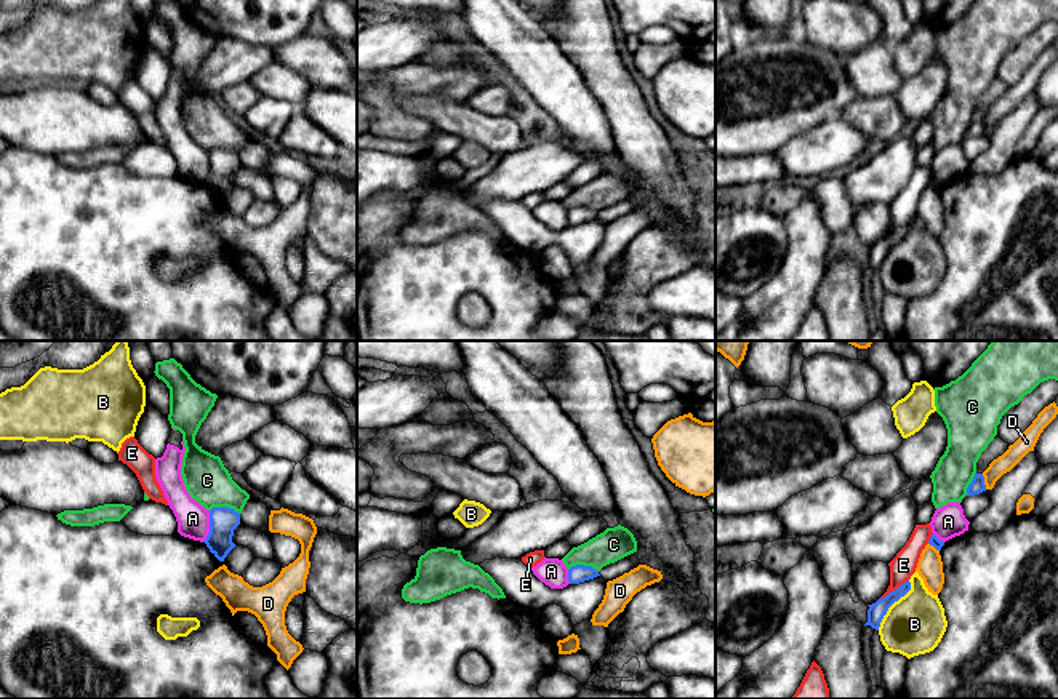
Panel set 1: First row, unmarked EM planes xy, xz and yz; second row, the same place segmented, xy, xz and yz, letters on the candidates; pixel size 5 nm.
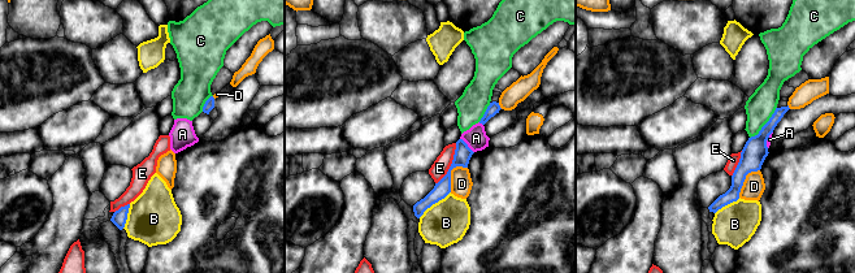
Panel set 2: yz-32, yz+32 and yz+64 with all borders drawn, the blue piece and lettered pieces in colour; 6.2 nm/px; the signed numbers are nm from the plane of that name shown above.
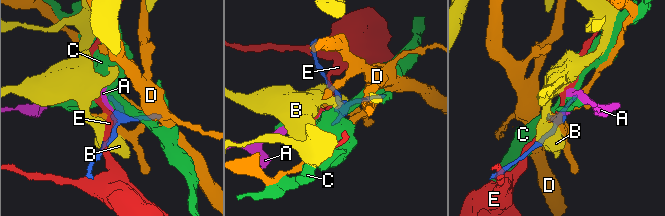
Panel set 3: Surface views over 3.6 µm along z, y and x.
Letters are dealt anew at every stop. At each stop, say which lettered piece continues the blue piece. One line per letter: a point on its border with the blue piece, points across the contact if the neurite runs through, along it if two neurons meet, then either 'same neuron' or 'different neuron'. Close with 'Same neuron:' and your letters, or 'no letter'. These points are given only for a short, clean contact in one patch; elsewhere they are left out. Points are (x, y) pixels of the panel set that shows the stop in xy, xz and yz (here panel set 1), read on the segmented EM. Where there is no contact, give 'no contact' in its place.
A: xy (210, 527) | along xy (210, 511), (210, 531), (202, 541) | different neuron
B: yz (892, 603) | along yz (909, 581), (909, 589), (889, 608), (877, 629) | different neuron
C: xy (224, 507) | different neuron
D: yz (983, 482) | different neuron
E: yz (893, 591) | different neuron
Same neuron: no letter

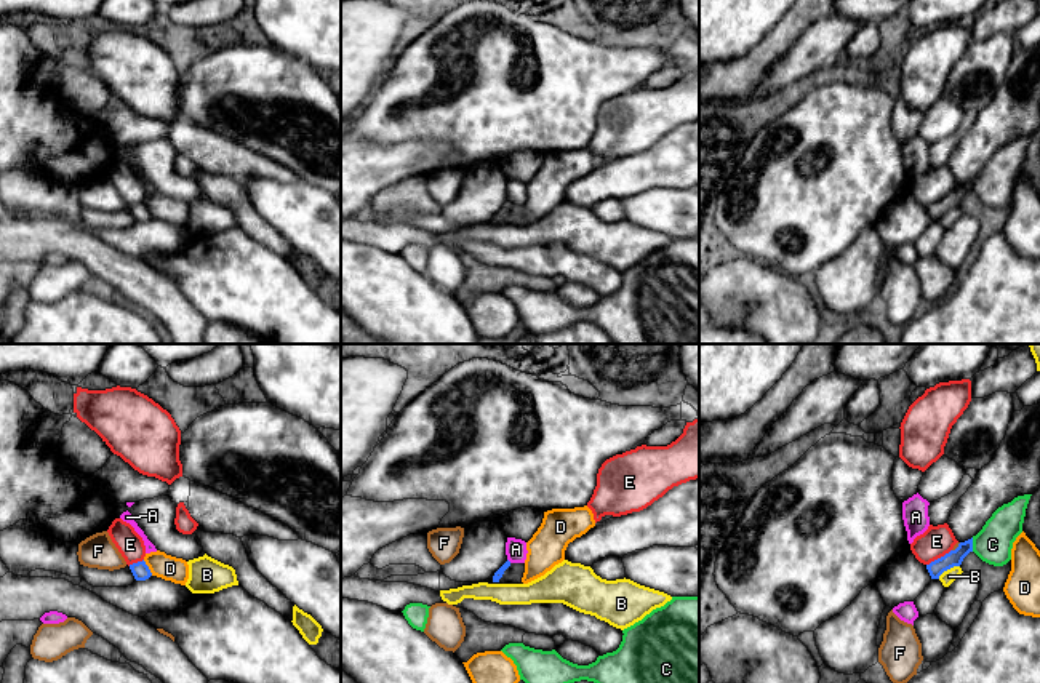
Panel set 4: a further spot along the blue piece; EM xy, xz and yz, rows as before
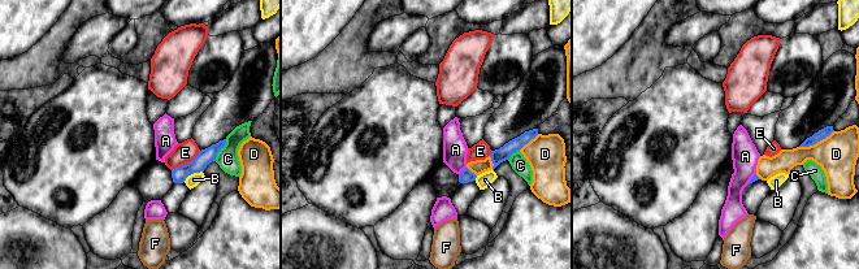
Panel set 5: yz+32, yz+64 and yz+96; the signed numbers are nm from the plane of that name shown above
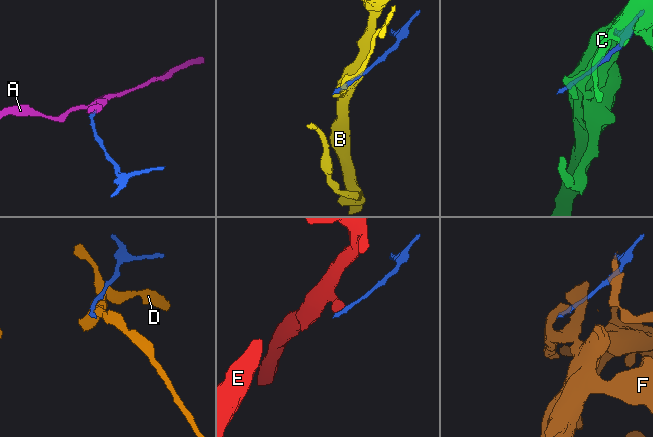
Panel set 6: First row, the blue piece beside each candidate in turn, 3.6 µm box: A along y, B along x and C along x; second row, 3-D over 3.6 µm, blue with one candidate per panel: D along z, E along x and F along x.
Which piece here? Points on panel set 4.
A: no contact | different neuron
B: yz (948, 568) | along yz (959, 565), (946, 570), (938, 578) | different neuron
C: yz (972, 544) | different neuron
D: xy (148, 568) | different neuron
E: yz (938, 559) | along yz (951, 549), (927, 565) | different neuron
F: yz (957, 547) | along yz (960, 543), (952, 551) | different neuron
Same neuron: no letter

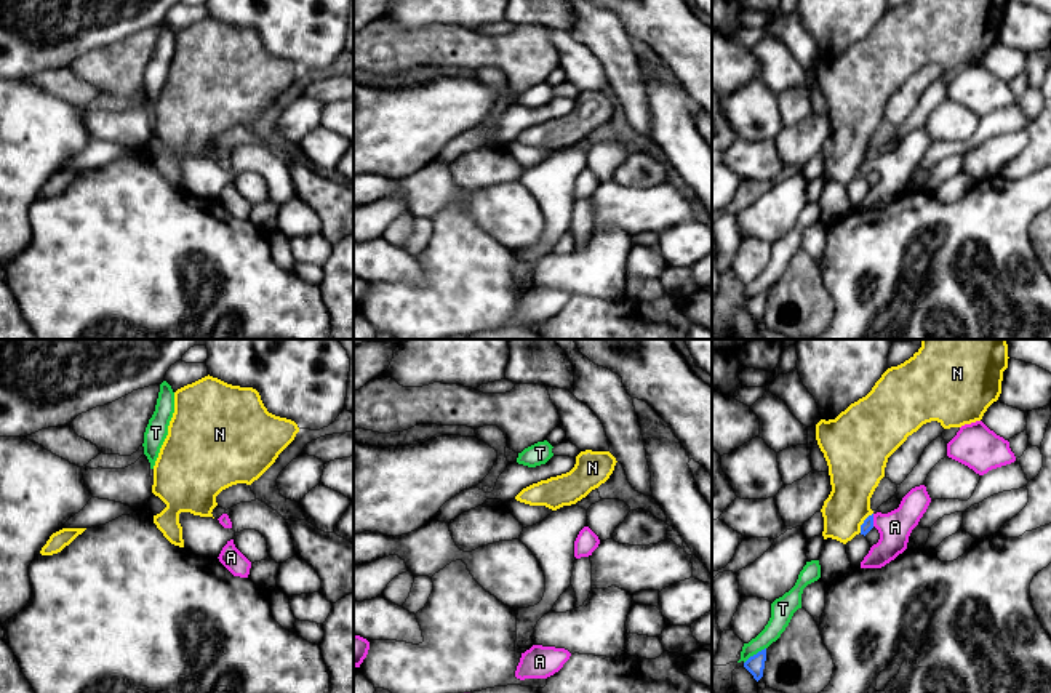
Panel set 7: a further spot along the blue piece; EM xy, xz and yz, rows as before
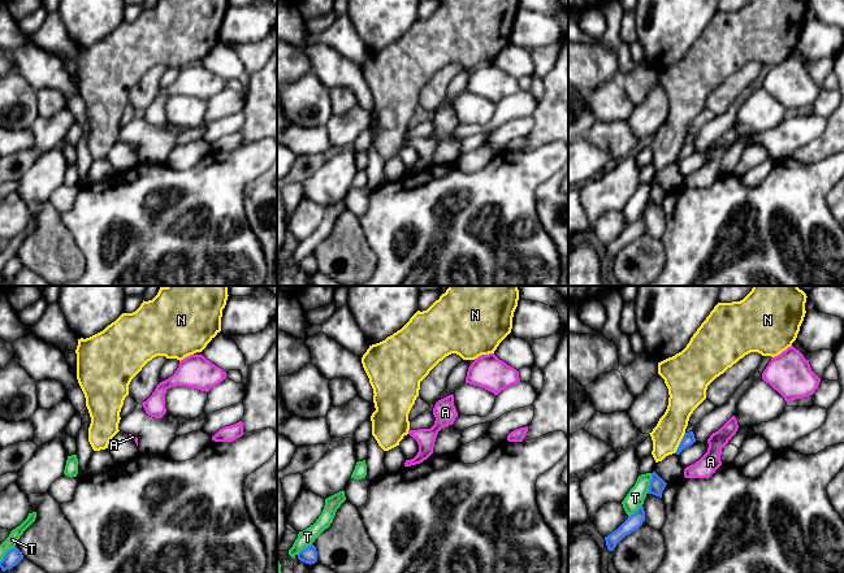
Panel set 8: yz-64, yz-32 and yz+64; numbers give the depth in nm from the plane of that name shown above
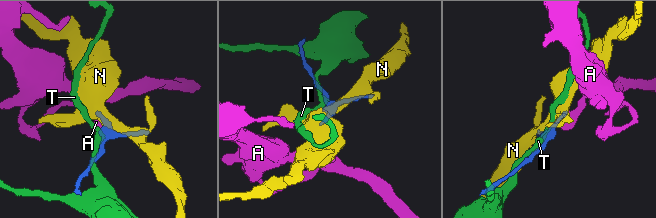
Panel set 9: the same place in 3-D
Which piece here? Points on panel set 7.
A: yz (872, 520) | across yz (867, 525), (872, 520), (895, 527) | same neuron
N: yz (864, 522) | different neuron
T: yz (754, 655) | different neuron
Same neuron: A

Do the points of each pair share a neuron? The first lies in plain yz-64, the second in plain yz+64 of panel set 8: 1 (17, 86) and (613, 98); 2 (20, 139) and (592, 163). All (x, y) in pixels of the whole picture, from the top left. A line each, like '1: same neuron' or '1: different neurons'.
1: same neuron
2: different neurons

